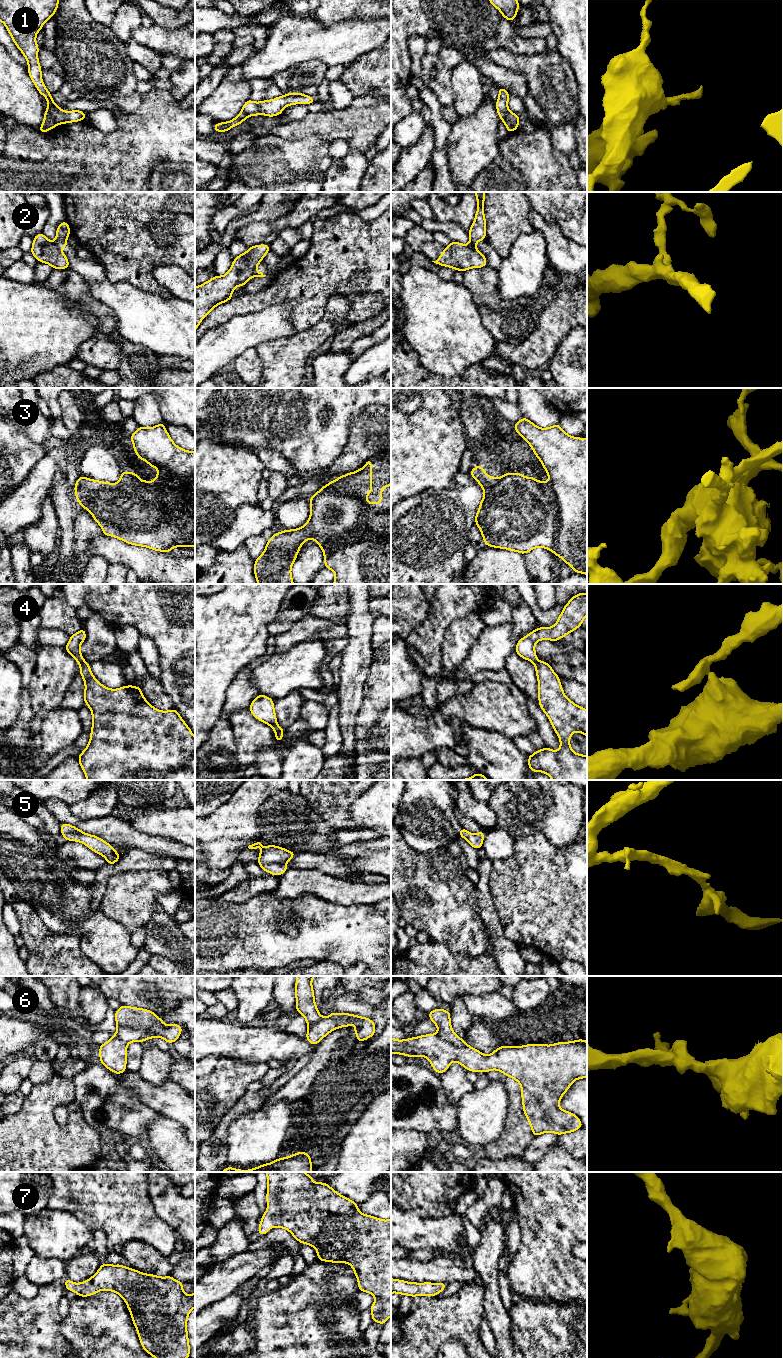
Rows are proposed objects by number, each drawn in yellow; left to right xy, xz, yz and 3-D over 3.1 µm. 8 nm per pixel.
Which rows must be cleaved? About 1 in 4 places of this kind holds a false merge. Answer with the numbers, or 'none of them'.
1, 2, 3, 4, 6

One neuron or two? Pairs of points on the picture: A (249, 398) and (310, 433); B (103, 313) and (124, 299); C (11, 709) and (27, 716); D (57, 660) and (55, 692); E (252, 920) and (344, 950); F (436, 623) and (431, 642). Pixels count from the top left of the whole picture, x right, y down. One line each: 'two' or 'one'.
A: one
B: two
C: two
D: one
E: one
F: one

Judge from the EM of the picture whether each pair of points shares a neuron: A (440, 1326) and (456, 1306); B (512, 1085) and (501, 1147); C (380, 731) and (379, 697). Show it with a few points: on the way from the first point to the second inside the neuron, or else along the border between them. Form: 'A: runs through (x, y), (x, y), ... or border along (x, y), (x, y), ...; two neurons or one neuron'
A: runs through (445, 1321), (455, 1311); one neuron
B: runs through (515, 1100), (515, 1132); one neuron
C: runs through (380, 723), (380, 705); one neuron

